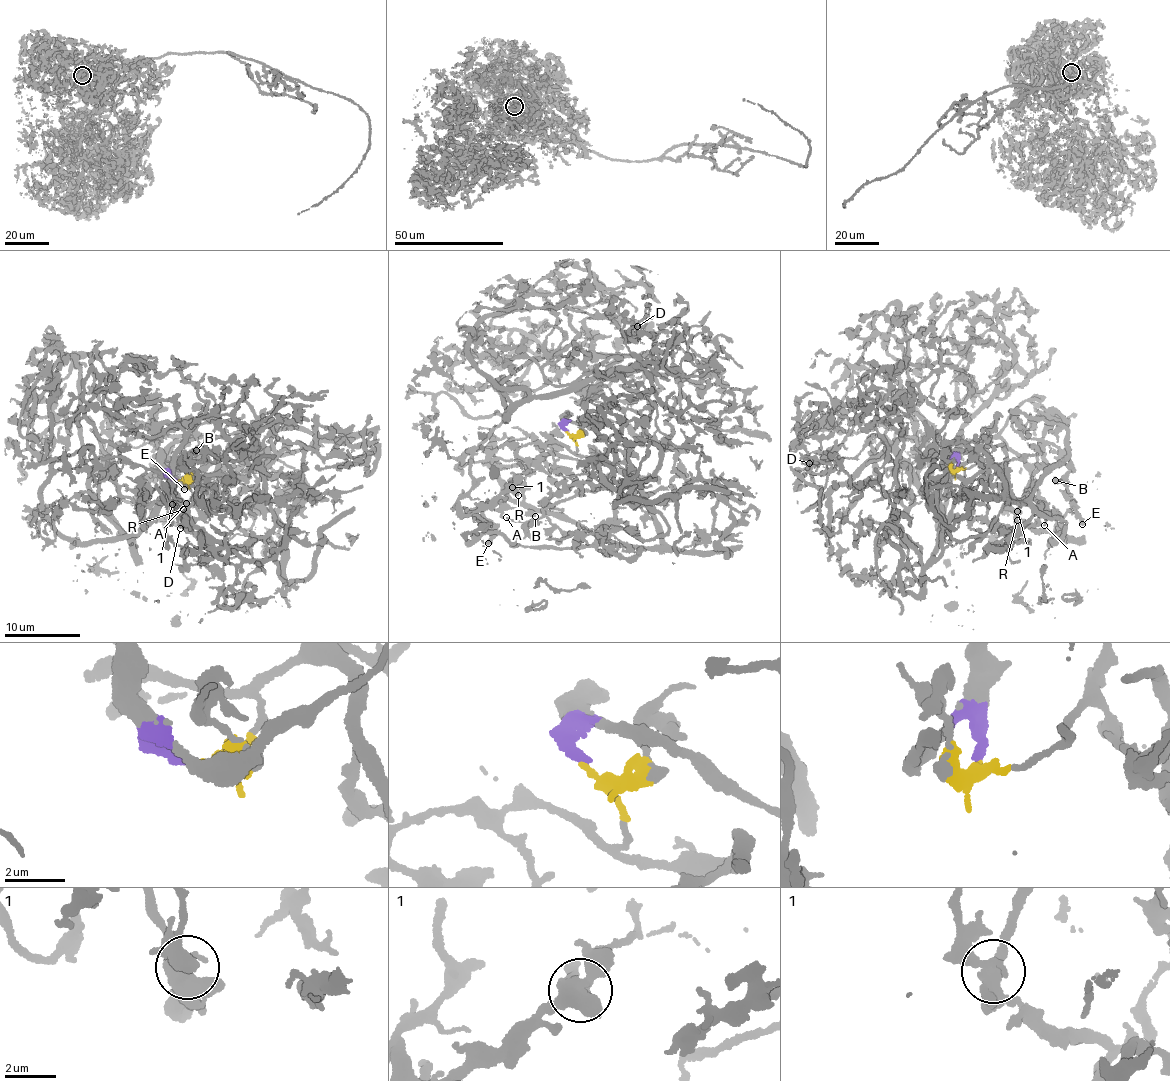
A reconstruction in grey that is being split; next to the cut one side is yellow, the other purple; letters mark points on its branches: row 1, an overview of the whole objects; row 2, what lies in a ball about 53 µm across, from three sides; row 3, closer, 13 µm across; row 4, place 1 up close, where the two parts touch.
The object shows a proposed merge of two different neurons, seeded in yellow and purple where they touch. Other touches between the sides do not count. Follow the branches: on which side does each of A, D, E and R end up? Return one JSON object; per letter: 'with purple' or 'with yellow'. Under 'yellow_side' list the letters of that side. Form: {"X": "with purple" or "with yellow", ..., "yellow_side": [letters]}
{"A": "with yellow", "D": "with yellow", "E": "with yellow", "R": "with purple", "yellow_side": ["A", "D", "E"]}

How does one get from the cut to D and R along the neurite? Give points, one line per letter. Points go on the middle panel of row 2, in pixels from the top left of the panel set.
D: (567, 432), (652, 474), (599, 457), (647, 374), (544, 349), (560, 307), (637, 326)
R: (567, 432), (569, 421), (585, 424), (622, 445), (660, 544), (593, 535), (539, 512), (514, 480), (518, 496)

